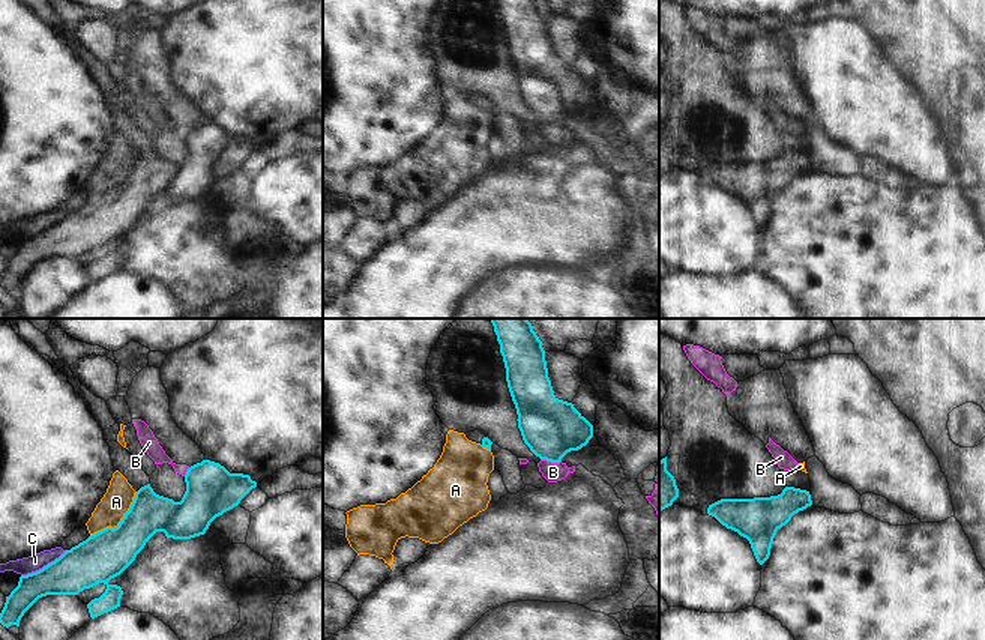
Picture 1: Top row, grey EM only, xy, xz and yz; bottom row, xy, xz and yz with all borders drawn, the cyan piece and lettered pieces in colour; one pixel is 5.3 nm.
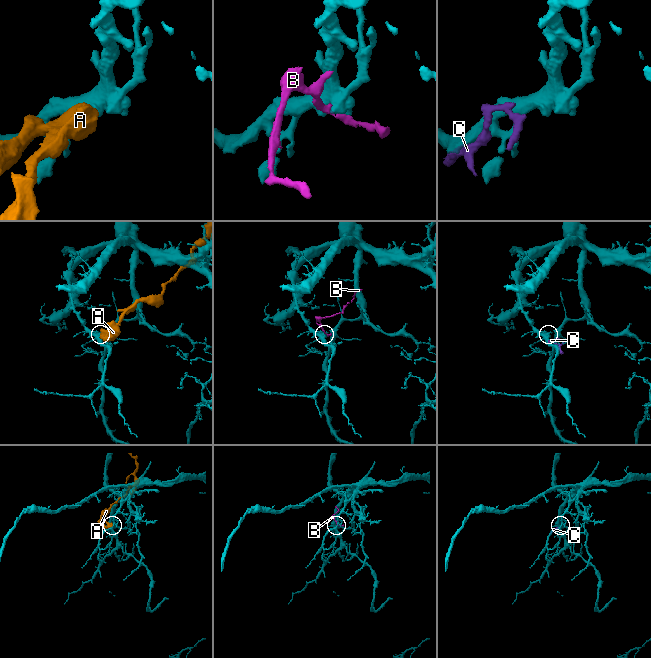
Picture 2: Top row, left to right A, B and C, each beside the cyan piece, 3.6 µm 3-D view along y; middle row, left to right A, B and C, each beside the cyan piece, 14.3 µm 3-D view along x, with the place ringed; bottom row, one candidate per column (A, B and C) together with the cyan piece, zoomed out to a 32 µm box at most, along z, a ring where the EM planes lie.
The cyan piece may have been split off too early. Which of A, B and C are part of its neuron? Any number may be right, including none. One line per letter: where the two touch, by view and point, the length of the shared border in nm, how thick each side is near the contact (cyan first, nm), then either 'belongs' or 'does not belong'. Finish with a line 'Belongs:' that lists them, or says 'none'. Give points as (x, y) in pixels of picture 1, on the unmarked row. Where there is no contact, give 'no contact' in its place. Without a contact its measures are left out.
A: contact xy (120, 185); length 360 nm; calibres 260 and 160 nm; does not belong
B: contact xz (551, 125); length 110 nm; calibres 320 and 110 nm; does not belong
C: contact xy (44, 230); length 280 nm; calibres 240 and 90 nm; does not belong
Belongs: none

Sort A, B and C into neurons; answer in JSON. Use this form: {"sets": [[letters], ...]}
{"sets": [["A"], ["B"], ["C"]]}

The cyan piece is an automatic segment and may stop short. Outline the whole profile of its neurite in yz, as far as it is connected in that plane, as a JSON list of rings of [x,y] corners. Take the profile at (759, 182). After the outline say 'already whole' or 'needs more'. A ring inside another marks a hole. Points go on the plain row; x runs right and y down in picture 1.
[[[814,119],[805,125],[811,152],[785,150],[781,158],[754,162],[721,162],[707,171],[722,189],[737,195],[751,207],[754,219],[763,228],[776,195],[794,177],[808,170],[826,171],[839,177],[862,174],[860,158],[848,147],[833,143]]]; needs more

